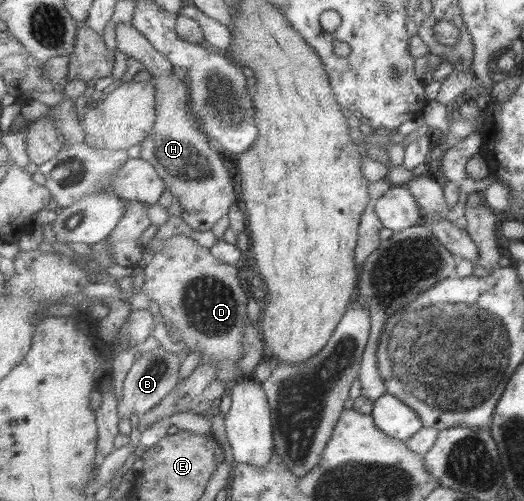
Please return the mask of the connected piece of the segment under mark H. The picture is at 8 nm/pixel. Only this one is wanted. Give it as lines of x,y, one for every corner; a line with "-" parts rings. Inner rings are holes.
119,23
116,26
117,47
126,56
130,56
139,62
145,71
151,73
151,82
157,86
157,121
152,133
142,142
141,159
149,161
159,173
159,176
166,182
172,196
175,196
182,208
182,219
195,231
209,231
215,227
215,223
221,217
228,216
233,206
238,203
233,172
229,169
224,156
219,153
218,145
207,133
203,132
201,121
197,121
193,109
191,109
191,91
188,89
188,81
173,76
173,63
163,53
139,32
132,23

